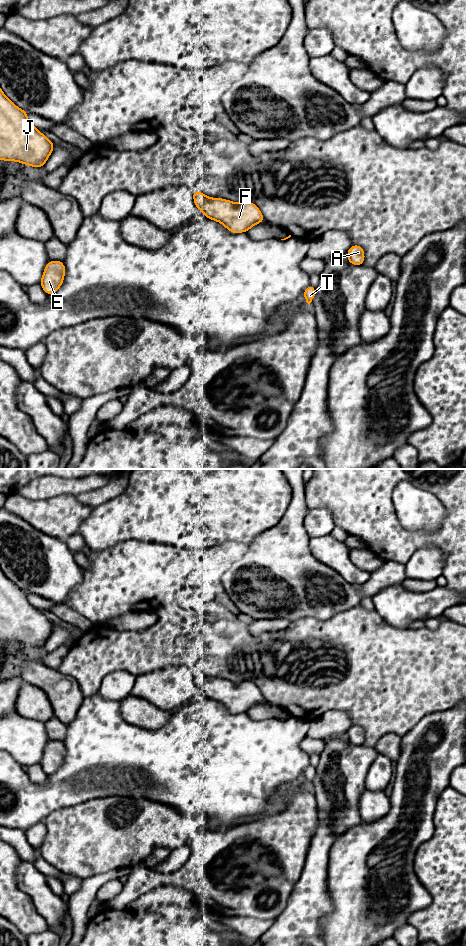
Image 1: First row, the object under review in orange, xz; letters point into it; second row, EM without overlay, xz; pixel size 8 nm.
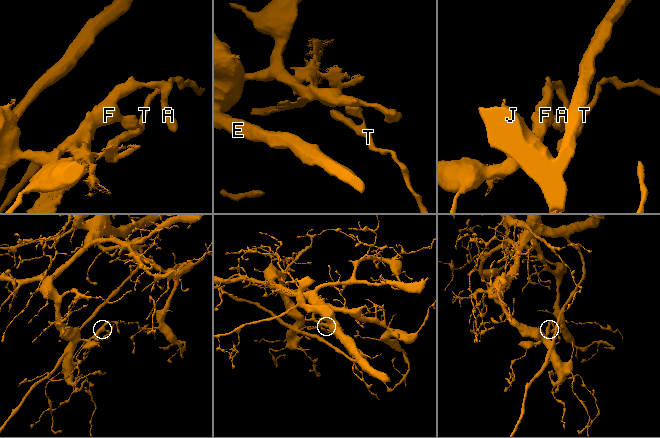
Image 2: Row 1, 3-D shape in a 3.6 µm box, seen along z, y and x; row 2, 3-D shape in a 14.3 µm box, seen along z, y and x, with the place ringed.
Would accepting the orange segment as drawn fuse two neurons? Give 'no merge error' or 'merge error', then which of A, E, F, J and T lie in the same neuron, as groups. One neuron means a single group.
no merge error; A E F J T

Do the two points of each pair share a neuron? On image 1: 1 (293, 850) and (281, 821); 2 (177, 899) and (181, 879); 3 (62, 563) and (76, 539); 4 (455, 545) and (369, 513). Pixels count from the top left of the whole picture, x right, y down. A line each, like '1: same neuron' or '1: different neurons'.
1: same neuron
2: different neurons
3: different neurons
4: same neuron

